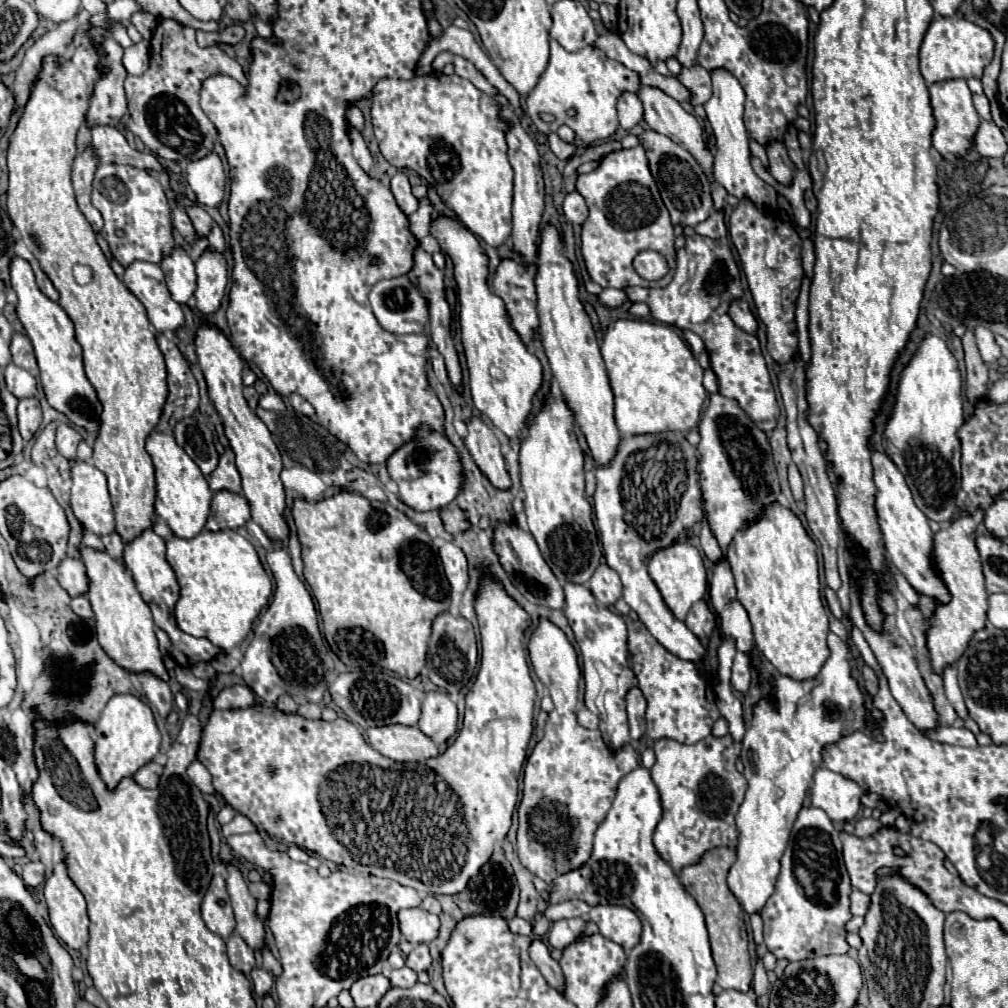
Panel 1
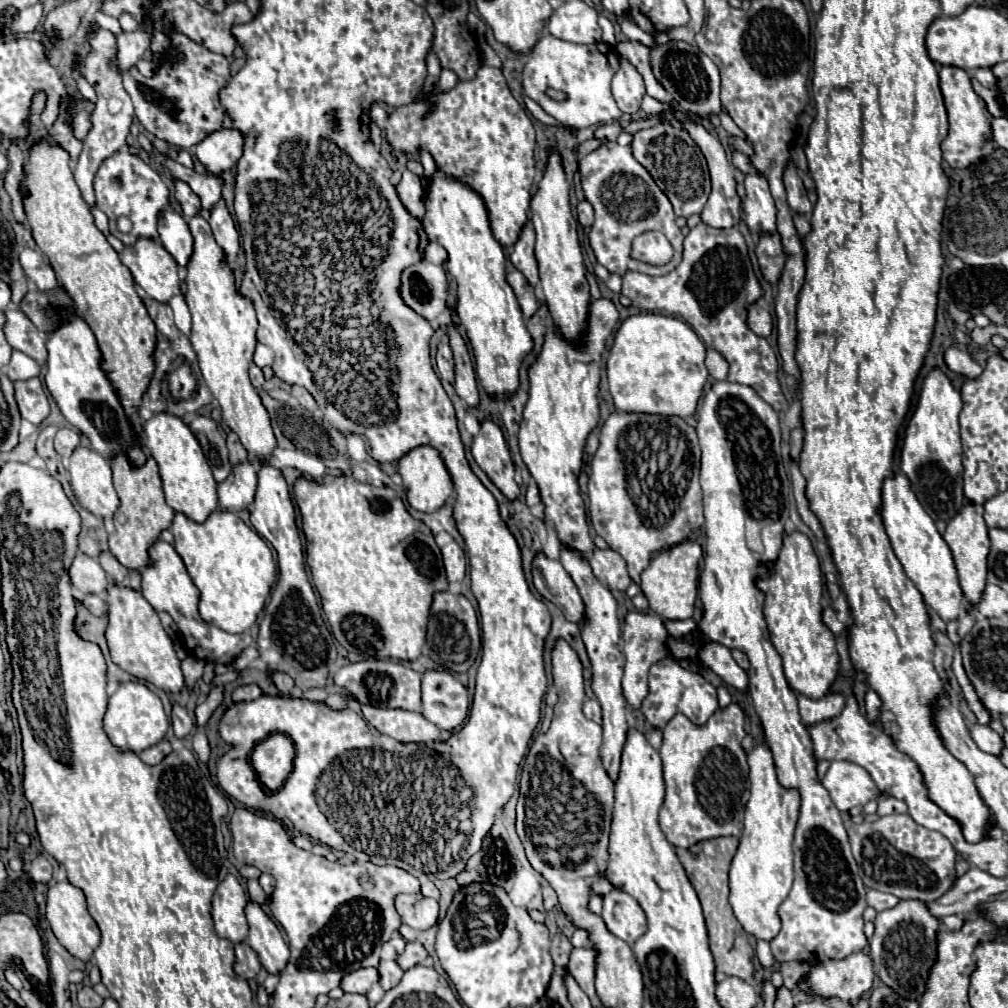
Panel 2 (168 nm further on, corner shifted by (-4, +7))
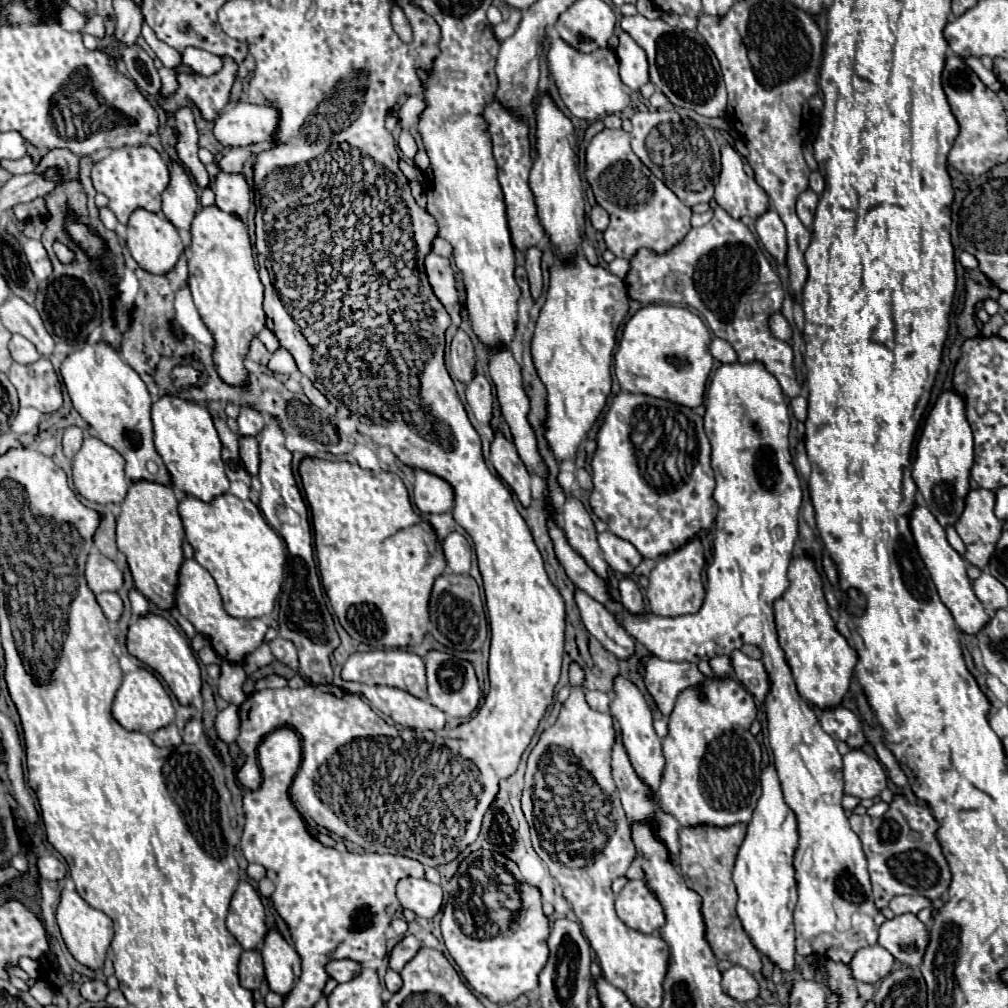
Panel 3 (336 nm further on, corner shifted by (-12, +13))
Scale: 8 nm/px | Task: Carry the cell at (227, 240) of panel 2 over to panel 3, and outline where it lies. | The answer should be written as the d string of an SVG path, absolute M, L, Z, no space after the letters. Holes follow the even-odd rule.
M217 173L215 177L215 205L239 217L241 221L247 221L249 211L249 187L239 173Z

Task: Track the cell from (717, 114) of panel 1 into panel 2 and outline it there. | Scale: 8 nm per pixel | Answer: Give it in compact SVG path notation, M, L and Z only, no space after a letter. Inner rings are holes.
M733 153L731 163L745 173L745 189L747 195L743 199L743 211L745 211L745 223L753 235L759 233L771 233L775 231L775 201L769 193L767 181L755 171L749 157L743 153Z

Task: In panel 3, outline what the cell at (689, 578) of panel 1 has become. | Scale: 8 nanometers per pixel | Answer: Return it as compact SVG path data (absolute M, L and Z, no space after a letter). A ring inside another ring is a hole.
M691 539L681 549L663 555L655 563L653 571L649 573L647 599L649 599L651 613L661 615L661 617L697 613L701 609L703 597L705 597L705 587L703 587L703 579L701 579L703 569L705 569L705 557L703 557L703 545L699 539Z

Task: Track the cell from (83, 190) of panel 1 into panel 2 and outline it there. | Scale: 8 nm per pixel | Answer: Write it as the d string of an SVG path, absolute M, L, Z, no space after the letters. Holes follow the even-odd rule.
M99 29L97 35L91 39L91 51L85 57L85 79L93 85L95 93L97 93L97 103L95 103L95 111L93 111L93 129L89 131L89 135L83 141L83 151L79 155L79 161L75 165L73 177L75 183L79 185L79 191L85 199L85 203L89 207L95 205L95 195L93 195L93 179L95 173L99 169L99 165L111 157L119 147L125 145L125 137L129 135L129 127L133 121L133 103L127 95L127 91L123 89L121 83L121 71L117 65L113 65L117 57L117 37L111 31Z

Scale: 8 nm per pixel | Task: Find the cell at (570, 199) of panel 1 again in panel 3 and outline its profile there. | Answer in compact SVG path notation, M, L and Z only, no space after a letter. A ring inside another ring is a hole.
M595 205L595 207L591 209L591 223L593 223L593 227L595 227L597 231L605 231L607 225L609 225L609 215L607 215L607 211L605 211L603 207Z

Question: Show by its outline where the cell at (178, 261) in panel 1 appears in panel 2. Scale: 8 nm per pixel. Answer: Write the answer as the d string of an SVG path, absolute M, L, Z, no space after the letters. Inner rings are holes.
M171 207L161 211L159 215L159 239L163 247L175 257L179 265L187 265L191 253L193 253L193 235L185 223L185 219L173 211Z

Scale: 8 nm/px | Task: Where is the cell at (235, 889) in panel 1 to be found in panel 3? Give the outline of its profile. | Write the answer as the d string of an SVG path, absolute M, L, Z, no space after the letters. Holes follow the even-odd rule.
M267 929L261 955L265 963L265 977L269 981L269 989L283 995L289 993L299 981L301 975L301 957L295 951L291 943L285 941L285 937L275 929Z

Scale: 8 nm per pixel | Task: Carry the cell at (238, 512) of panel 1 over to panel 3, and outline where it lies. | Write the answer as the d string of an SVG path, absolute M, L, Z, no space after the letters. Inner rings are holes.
M241 437L239 443L241 449L241 461L251 477L257 477L259 473L259 445L255 437Z

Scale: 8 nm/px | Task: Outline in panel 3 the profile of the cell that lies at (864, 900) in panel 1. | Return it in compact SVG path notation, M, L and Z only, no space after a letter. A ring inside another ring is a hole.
M897 895L889 901L889 909L895 915L903 915L903 913L919 913L921 909L931 907L931 901L927 897L913 897L913 895Z

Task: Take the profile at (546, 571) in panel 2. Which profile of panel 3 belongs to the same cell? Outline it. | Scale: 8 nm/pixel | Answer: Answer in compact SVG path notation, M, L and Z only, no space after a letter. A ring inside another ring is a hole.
M575 589L575 603L581 613L581 621L585 629L597 637L607 651L611 651L619 659L627 659L633 653L633 639L625 633L625 629L615 621L613 613L583 589Z

